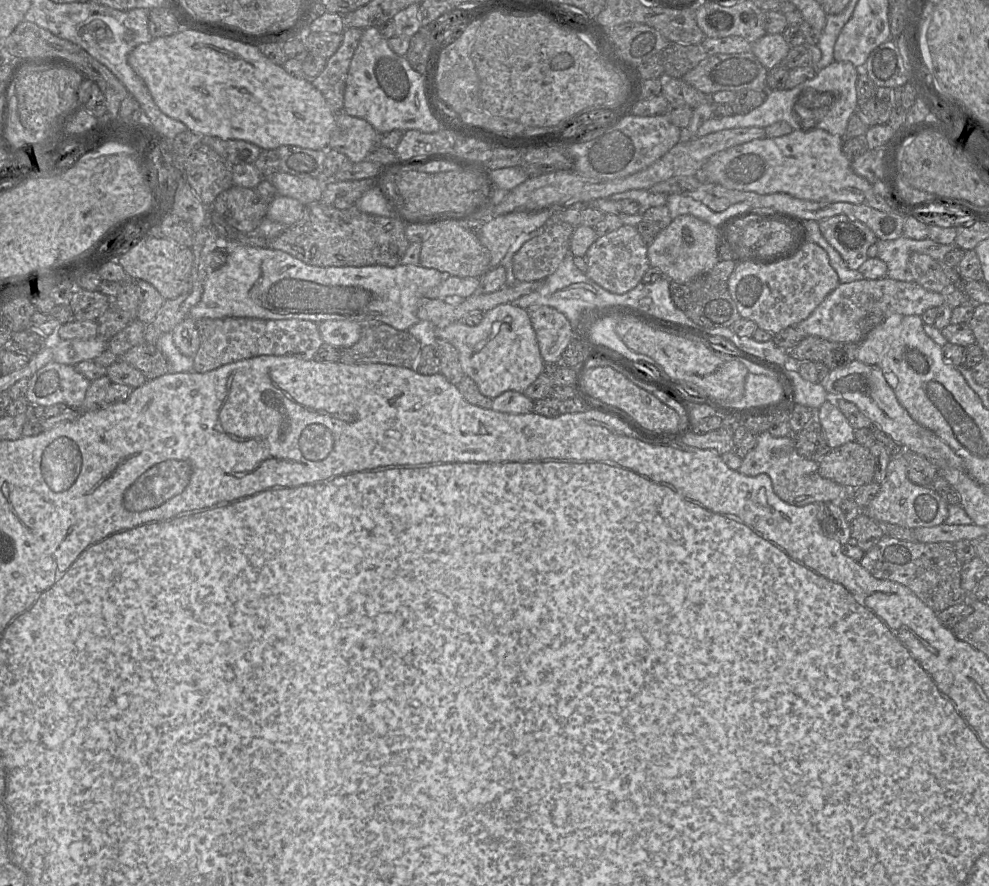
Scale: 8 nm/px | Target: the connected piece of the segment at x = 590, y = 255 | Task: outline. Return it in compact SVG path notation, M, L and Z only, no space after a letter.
M622 225L620 228L598 237L586 252L586 276L605 290L623 294L635 288L651 267L648 258L648 244L644 242L637 228Z

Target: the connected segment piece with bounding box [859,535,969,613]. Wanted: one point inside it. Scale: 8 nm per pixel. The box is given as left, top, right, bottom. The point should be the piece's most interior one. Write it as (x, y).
(932, 571)

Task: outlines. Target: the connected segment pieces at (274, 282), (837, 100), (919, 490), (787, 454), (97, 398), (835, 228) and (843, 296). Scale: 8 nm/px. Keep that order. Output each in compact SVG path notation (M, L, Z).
M227 245L230 247L230 254L228 256L227 262L220 268L212 271L208 274L204 281L203 292L200 301L191 308L188 316L181 321L178 325L172 330L174 344L179 349L179 351L188 357L195 357L200 344L201 338L196 327L196 321L201 318L211 318L211 319L220 319L226 317L250 317L258 319L303 319L310 320L316 323L320 323L325 320L349 320L355 321L363 324L388 324L398 330L407 330L410 332L416 332L421 330L421 335L423 335L423 323L420 323L417 316L418 307L422 300L425 299L425 295L429 290L439 285L446 276L443 273L439 272L436 269L425 268L421 265L398 265L395 267L387 267L382 265L374 266L363 266L363 267L320 267L308 265L301 260L291 256L290 254L274 249L267 249L261 247L251 247L248 245Z
M833 61L825 68L817 71L812 79L806 80L790 90L767 90L767 97L763 104L747 114L710 118L700 126L694 138L701 138L710 133L732 128L766 128L780 121L787 122L794 130L819 128L835 136L844 137L850 116L858 110L856 95L858 77L859 69L852 63Z
M901 455L890 459L886 476L880 484L877 495L862 512L865 512L876 522L888 522L915 529L945 523L948 516L948 505L933 489L917 485L909 480L907 477L906 460Z
M769 431L759 434L756 446L745 456L738 471L747 476L767 474L772 480L774 492L793 505L838 502L850 497L851 491L820 475L818 462L806 459L797 452L792 435L774 437Z
M107 375L91 381L82 405L83 411L107 408L129 398L134 388L112 381Z
M835 215L818 223L824 238L853 270L858 270L869 258L868 248L878 241L866 225L846 215Z
M888 277L862 279L840 283L811 315L796 327L804 337L818 336L834 342L859 344L872 329L891 316L921 316L927 309L944 303L944 294L929 291L915 281L898 281Z

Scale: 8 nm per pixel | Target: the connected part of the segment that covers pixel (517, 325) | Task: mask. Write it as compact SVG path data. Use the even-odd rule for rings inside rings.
M515 303L500 304L484 312L482 321L476 326L457 321L441 328L429 328L430 335L450 342L458 350L465 375L472 378L480 392L491 399L506 391L524 392L543 372L545 362L541 356L529 310Z

